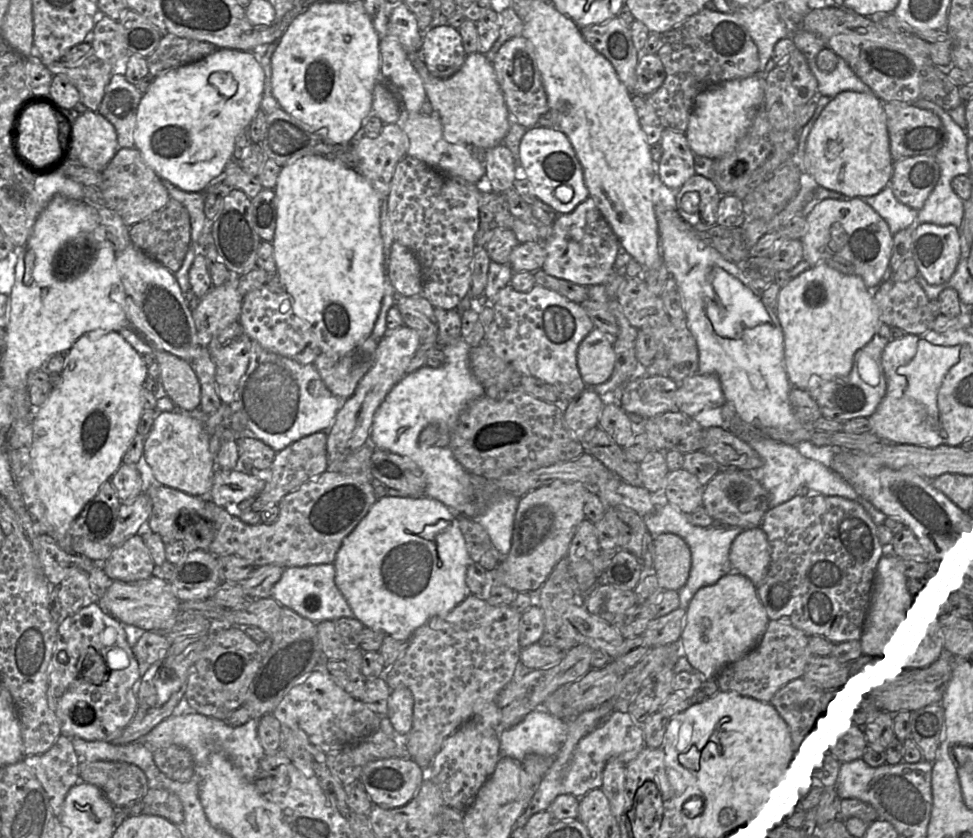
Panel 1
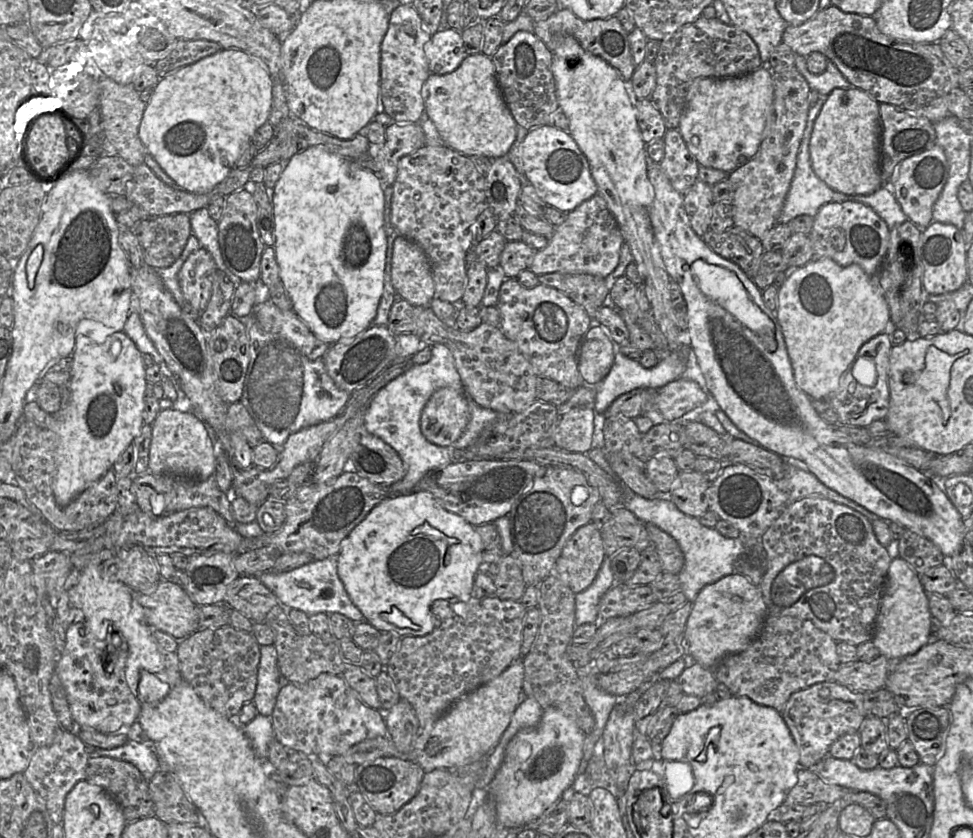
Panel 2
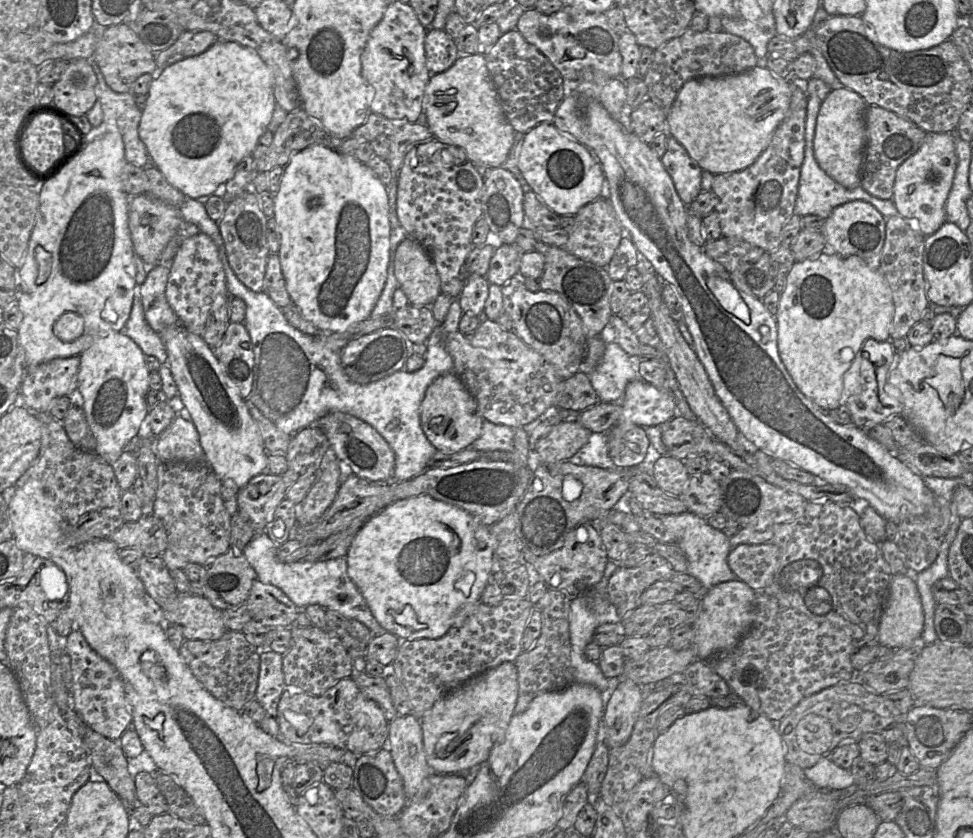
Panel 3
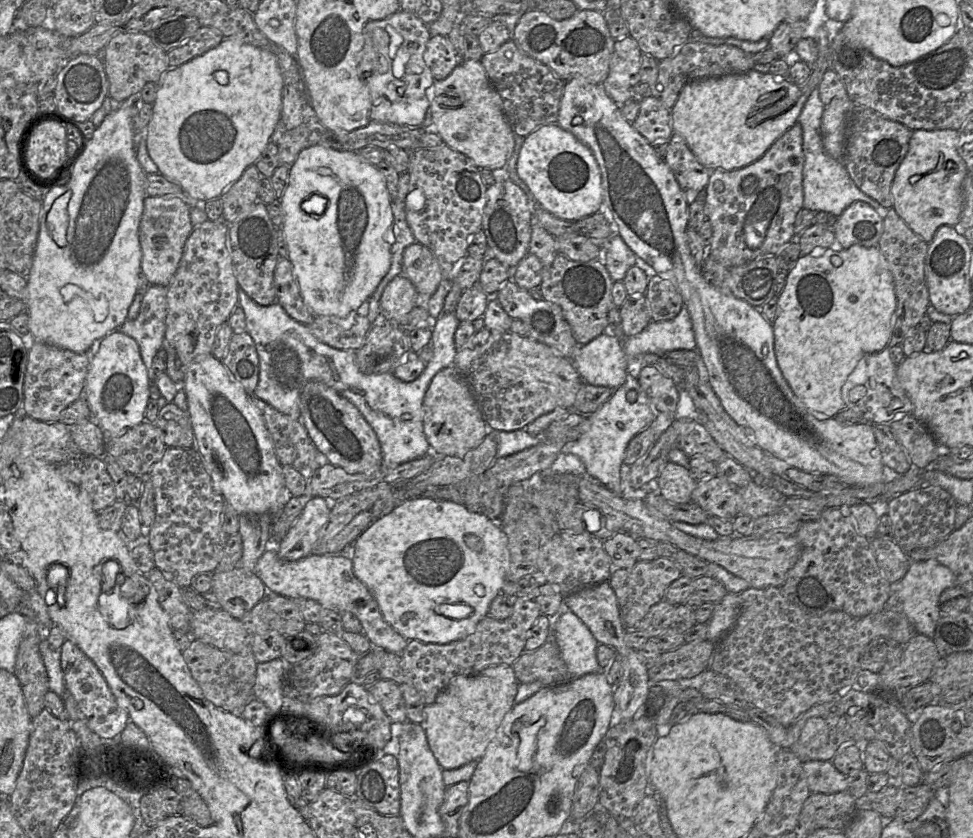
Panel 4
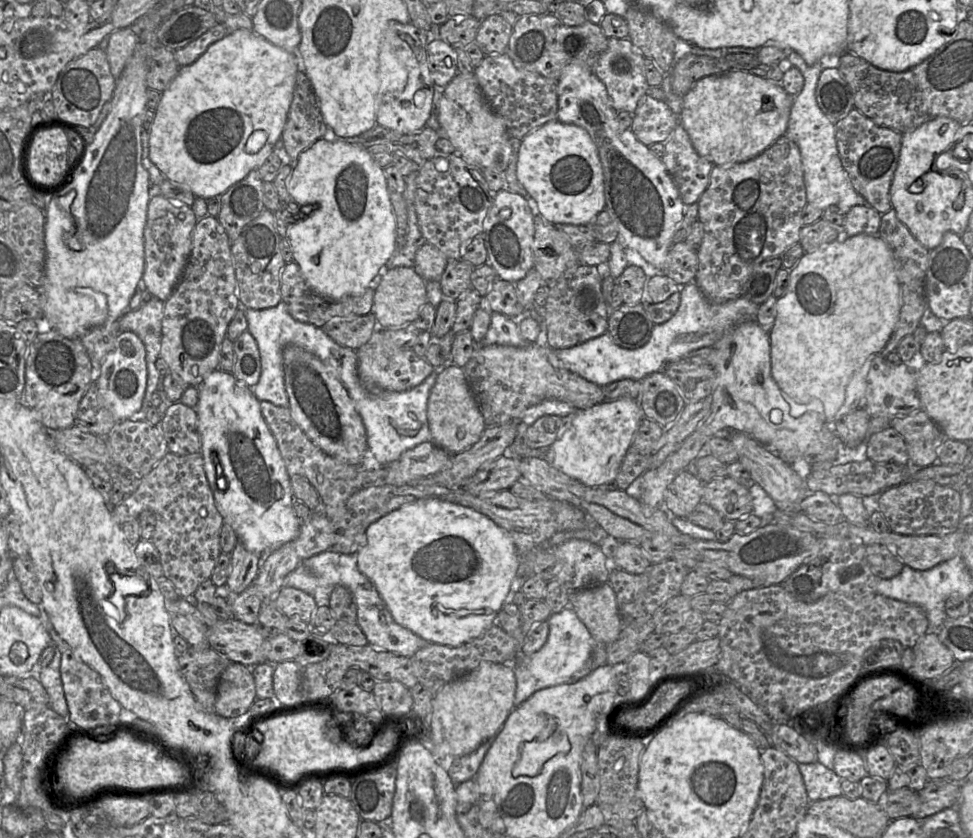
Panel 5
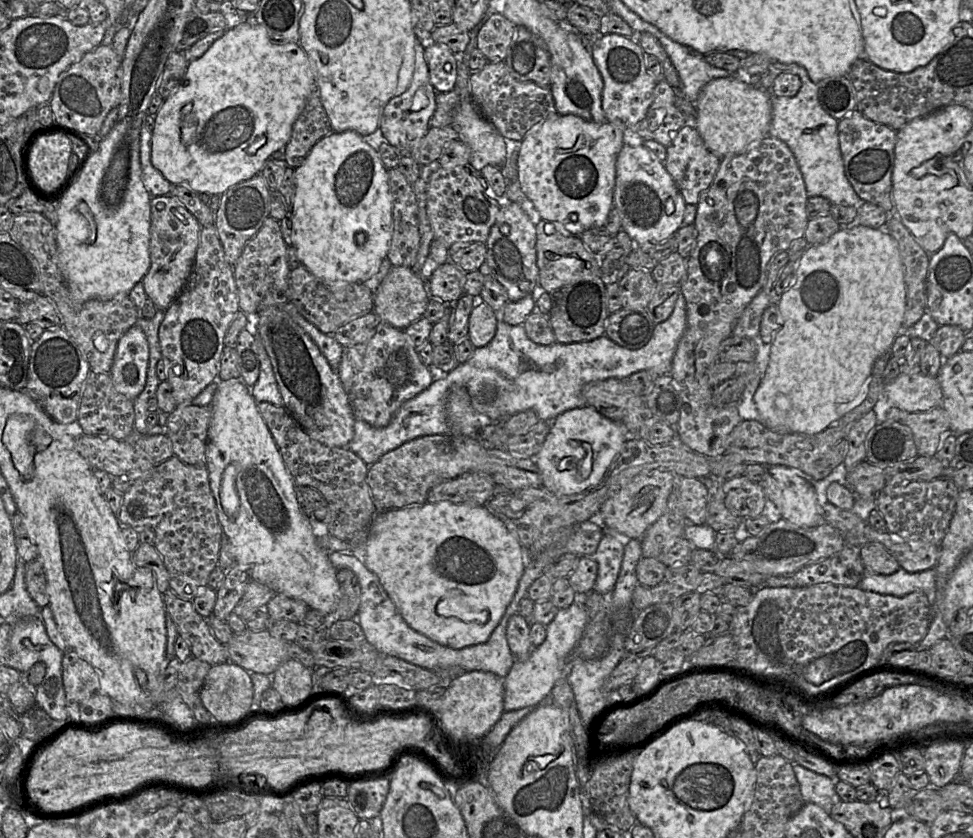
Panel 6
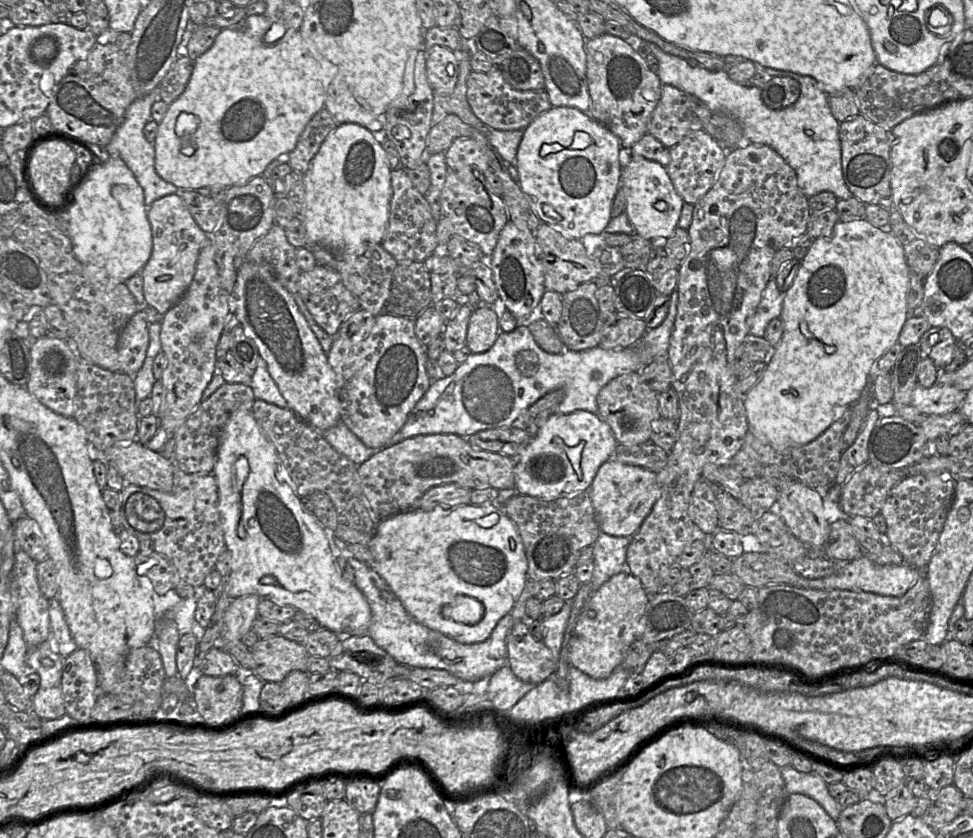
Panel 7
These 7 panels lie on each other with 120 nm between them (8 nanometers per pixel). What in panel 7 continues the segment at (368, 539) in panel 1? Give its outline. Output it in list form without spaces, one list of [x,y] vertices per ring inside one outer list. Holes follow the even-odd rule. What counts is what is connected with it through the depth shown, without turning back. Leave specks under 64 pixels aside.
[[[494,503],[436,507],[430,511],[409,508],[380,520],[368,547],[374,556],[372,569],[386,581],[406,611],[417,622],[461,644],[487,640],[498,622],[511,612],[525,583],[527,559],[521,538],[504,511]],[[458,595],[474,598],[483,605],[484,616],[480,622],[466,625],[443,617],[442,607]]]

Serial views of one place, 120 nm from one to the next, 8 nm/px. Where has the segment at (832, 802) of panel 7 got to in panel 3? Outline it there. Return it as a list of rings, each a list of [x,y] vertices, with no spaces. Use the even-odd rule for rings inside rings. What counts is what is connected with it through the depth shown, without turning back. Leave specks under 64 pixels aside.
[[[829,757],[803,771],[806,779],[819,790],[842,790],[854,784],[850,769],[837,766]]]

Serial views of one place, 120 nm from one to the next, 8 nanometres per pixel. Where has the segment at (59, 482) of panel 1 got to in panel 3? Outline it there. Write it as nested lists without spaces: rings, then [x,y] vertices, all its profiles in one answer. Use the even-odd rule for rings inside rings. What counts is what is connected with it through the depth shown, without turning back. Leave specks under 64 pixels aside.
[[[111,329],[103,336],[94,337],[92,346],[79,357],[78,390],[83,397],[83,411],[87,423],[97,441],[94,453],[111,465],[119,458],[125,446],[136,437],[142,421],[149,412],[146,394],[150,389],[150,371],[139,346],[121,331]]]

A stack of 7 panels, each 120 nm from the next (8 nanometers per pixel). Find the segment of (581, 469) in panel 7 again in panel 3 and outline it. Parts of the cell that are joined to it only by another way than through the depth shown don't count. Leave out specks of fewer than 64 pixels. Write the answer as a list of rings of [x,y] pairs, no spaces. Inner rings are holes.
[[[641,378],[631,381],[627,385],[621,406],[622,414],[616,424],[625,421],[641,427],[662,425],[677,415],[675,399],[671,392],[659,390]]]

